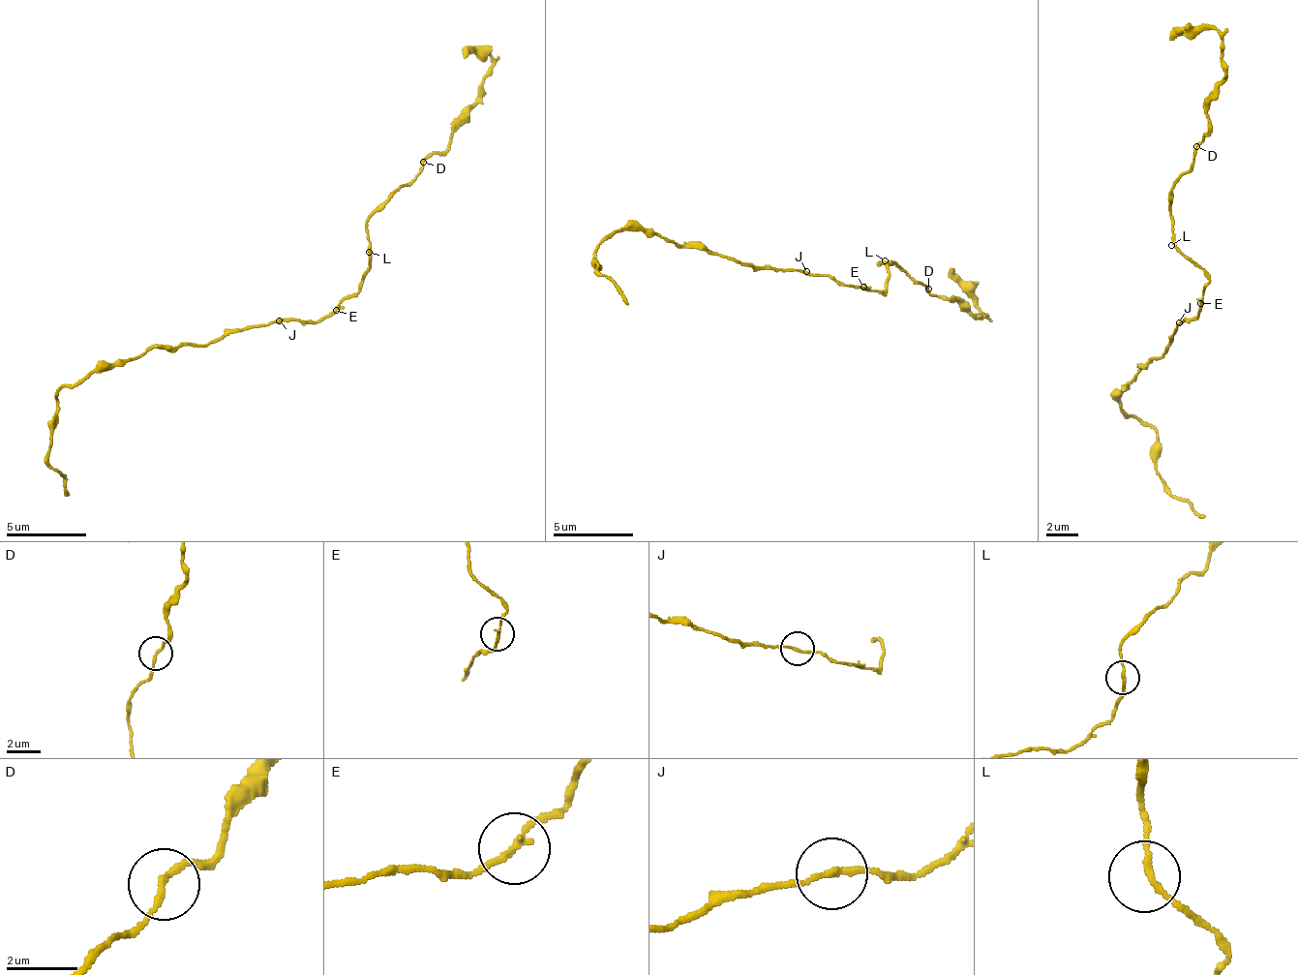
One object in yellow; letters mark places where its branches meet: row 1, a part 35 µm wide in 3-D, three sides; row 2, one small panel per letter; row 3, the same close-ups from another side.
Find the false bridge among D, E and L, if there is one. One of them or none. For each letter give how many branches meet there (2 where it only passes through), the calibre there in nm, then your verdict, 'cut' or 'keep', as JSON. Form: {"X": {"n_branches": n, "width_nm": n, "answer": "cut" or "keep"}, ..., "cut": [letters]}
{"D": {"n_branches": 2, "width_nm": 160, "answer": "keep"}, "E": {"n_branches": 2, "width_nm": 160, "answer": "cut"}, "L": {"n_branches": 2, "width_nm": 160, "answer": "keep"}, "cut": ["E"]}

